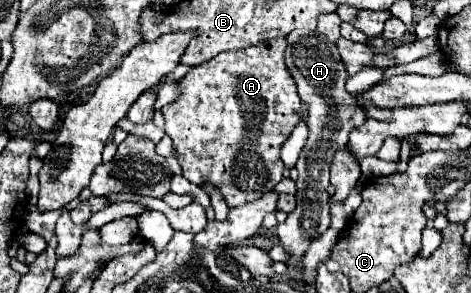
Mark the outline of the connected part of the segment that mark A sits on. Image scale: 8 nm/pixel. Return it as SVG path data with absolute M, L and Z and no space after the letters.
M276 37L274 41L260 41L250 49L220 53L210 61L196 65L182 79L180 97L174 103L162 107L162 115L166 119L164 131L172 139L182 175L194 185L202 185L206 181L212 183L224 195L228 207L238 207L262 197L282 179L282 141L290 137L290 129L294 129L294 125L298 125L302 119L302 101L298 97L294 79L284 65L284 49L286 39Z

